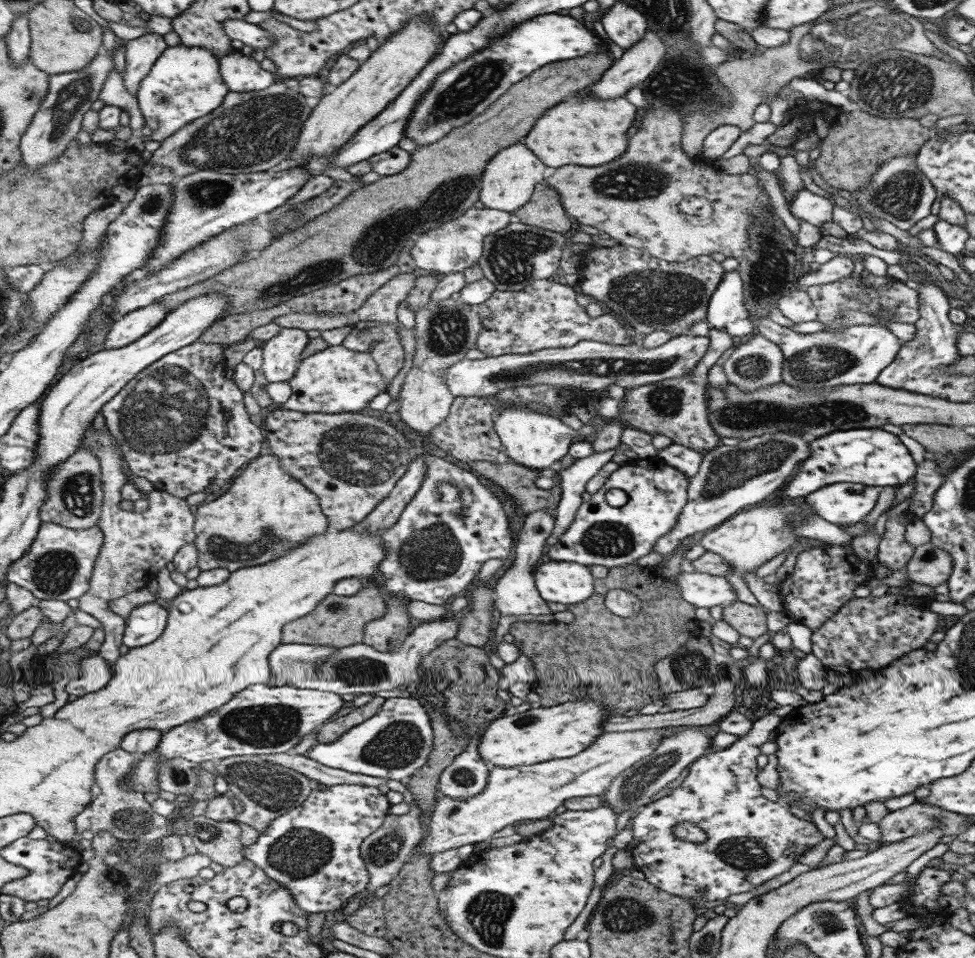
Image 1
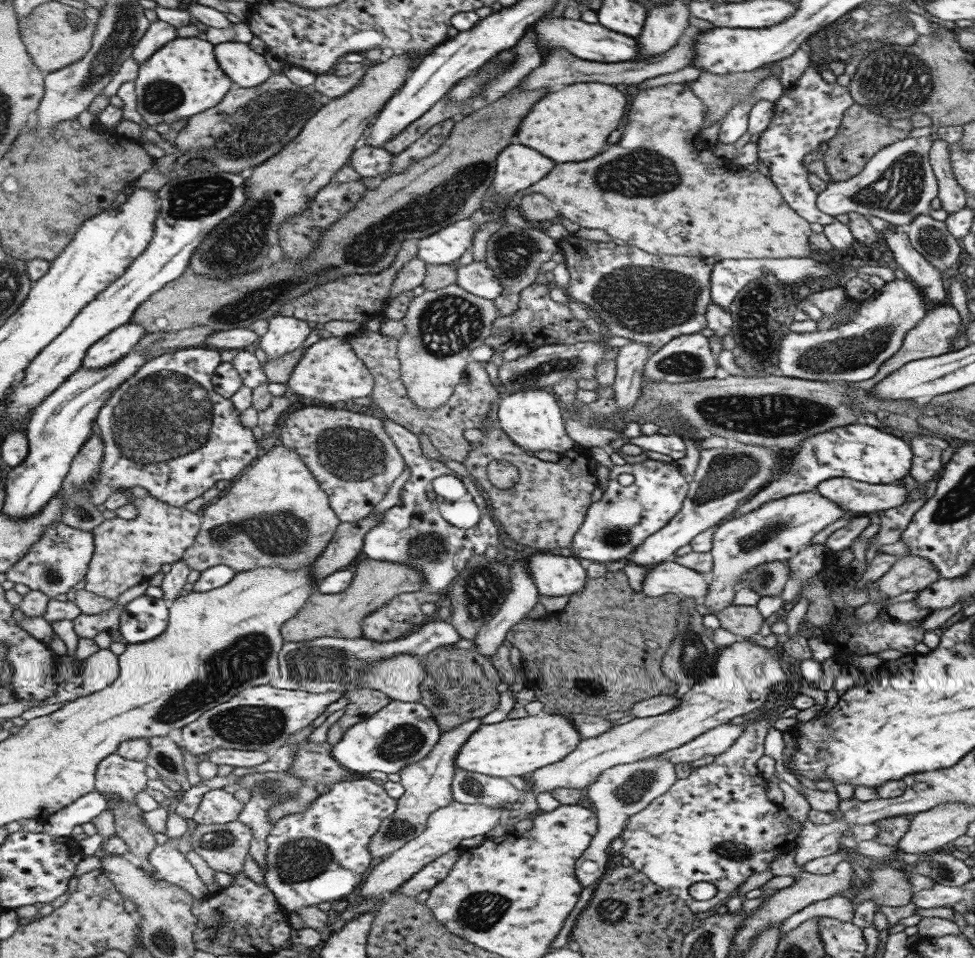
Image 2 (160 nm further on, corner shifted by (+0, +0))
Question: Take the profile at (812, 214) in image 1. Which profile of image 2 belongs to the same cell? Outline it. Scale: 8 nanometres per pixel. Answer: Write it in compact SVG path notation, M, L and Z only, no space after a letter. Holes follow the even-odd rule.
M906 138L894 147L881 148L860 170L845 182L833 182L816 196L816 207L829 216L857 212L879 217L902 227L915 215L926 214L929 202L937 196L936 179L928 162L931 138Z

